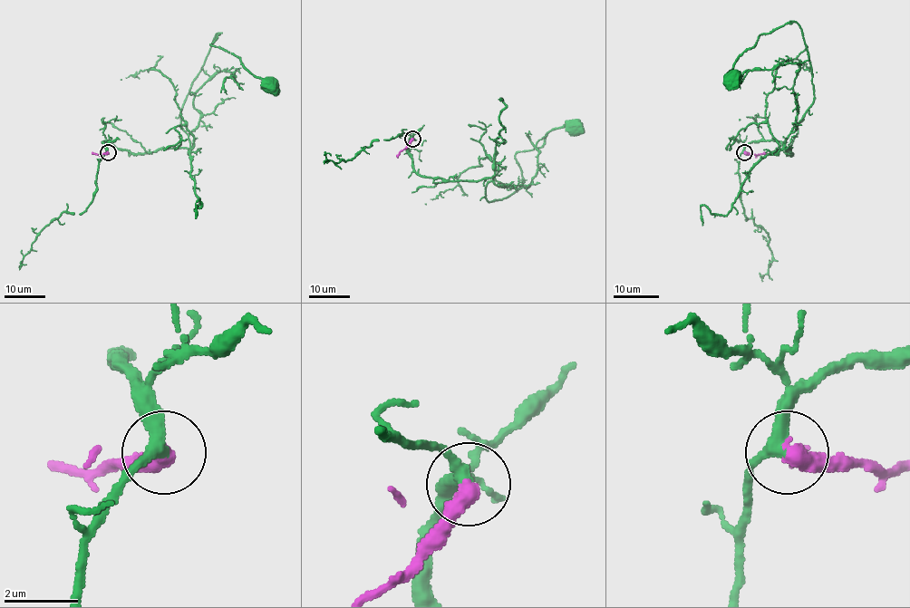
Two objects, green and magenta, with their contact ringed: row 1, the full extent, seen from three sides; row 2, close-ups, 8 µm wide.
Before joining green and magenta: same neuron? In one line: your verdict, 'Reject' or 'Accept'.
Accept

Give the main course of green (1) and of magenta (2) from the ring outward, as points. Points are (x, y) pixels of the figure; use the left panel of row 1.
1: (108, 152), (107, 140), (133, 153), (188, 148), (180, 110), (217, 33), (210, 44), (234, 53), (269, 85)
2: (108, 152), (92, 153)

